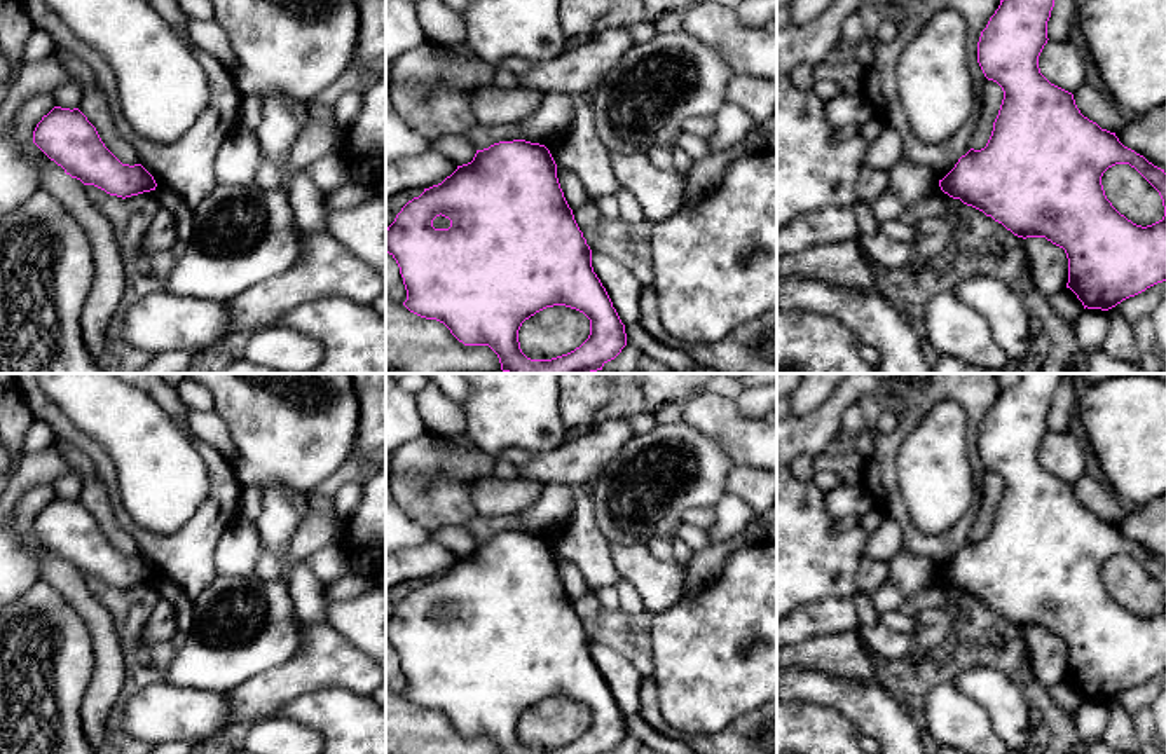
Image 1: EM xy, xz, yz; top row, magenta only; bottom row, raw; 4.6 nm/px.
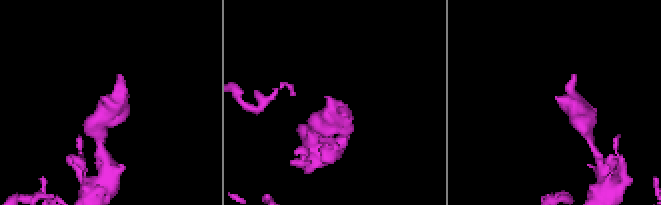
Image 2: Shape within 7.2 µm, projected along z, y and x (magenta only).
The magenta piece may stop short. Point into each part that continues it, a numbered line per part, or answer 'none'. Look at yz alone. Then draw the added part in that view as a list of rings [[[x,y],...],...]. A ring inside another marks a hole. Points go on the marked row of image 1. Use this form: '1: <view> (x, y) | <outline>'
none

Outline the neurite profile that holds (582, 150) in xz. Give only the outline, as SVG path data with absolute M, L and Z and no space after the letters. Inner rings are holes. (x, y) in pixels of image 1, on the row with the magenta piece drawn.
M592 101L578 103L571 126L555 154L555 164L581 180L590 201L616 195L620 183L613 173L609 150L595 129Z

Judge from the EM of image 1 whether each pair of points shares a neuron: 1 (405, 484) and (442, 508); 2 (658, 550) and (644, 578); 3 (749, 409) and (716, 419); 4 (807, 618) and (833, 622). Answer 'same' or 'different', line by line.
1: same
2: different
3: different
4: same

